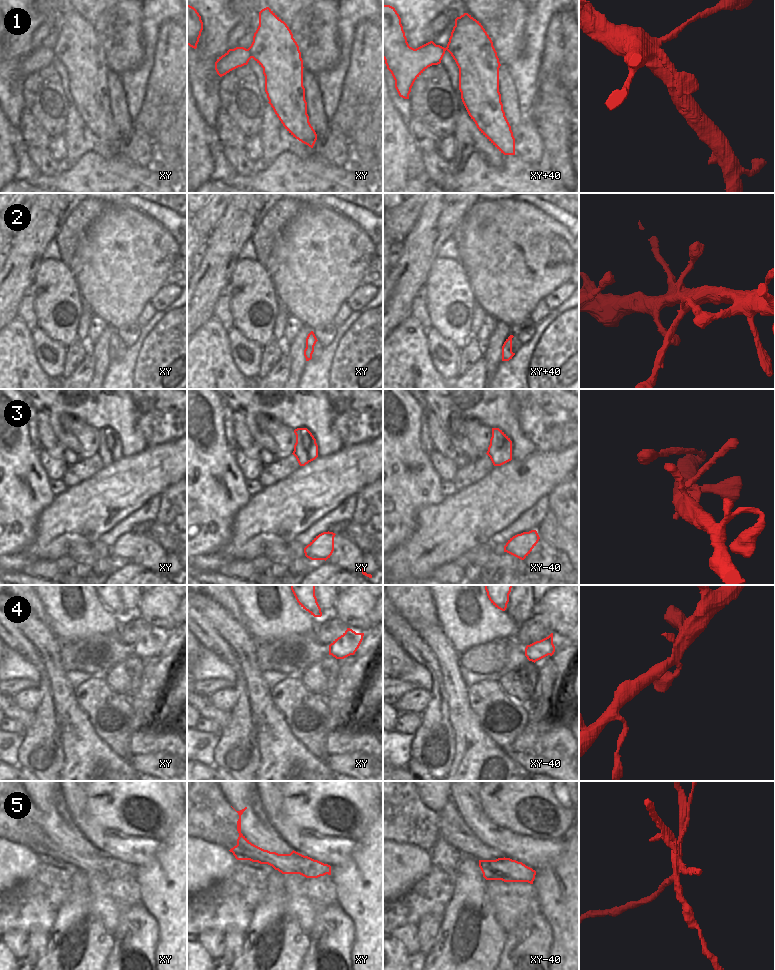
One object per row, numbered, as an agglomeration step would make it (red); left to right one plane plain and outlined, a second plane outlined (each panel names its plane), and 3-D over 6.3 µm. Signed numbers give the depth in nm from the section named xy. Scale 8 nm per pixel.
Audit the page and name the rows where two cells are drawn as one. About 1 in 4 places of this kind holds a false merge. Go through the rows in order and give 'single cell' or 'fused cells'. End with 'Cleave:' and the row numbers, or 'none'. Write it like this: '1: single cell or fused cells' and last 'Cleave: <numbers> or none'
1: single cell
2: single cell
3: single cell
4: single cell
5: fused cells
Cleave: 5

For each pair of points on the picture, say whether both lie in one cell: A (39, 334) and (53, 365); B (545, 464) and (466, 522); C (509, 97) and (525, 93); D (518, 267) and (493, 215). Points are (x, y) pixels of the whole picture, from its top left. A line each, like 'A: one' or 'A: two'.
A: one
B: one
C: two
D: one

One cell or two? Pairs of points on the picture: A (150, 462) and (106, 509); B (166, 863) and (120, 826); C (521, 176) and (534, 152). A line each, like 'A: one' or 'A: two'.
A: one
B: two
C: two

